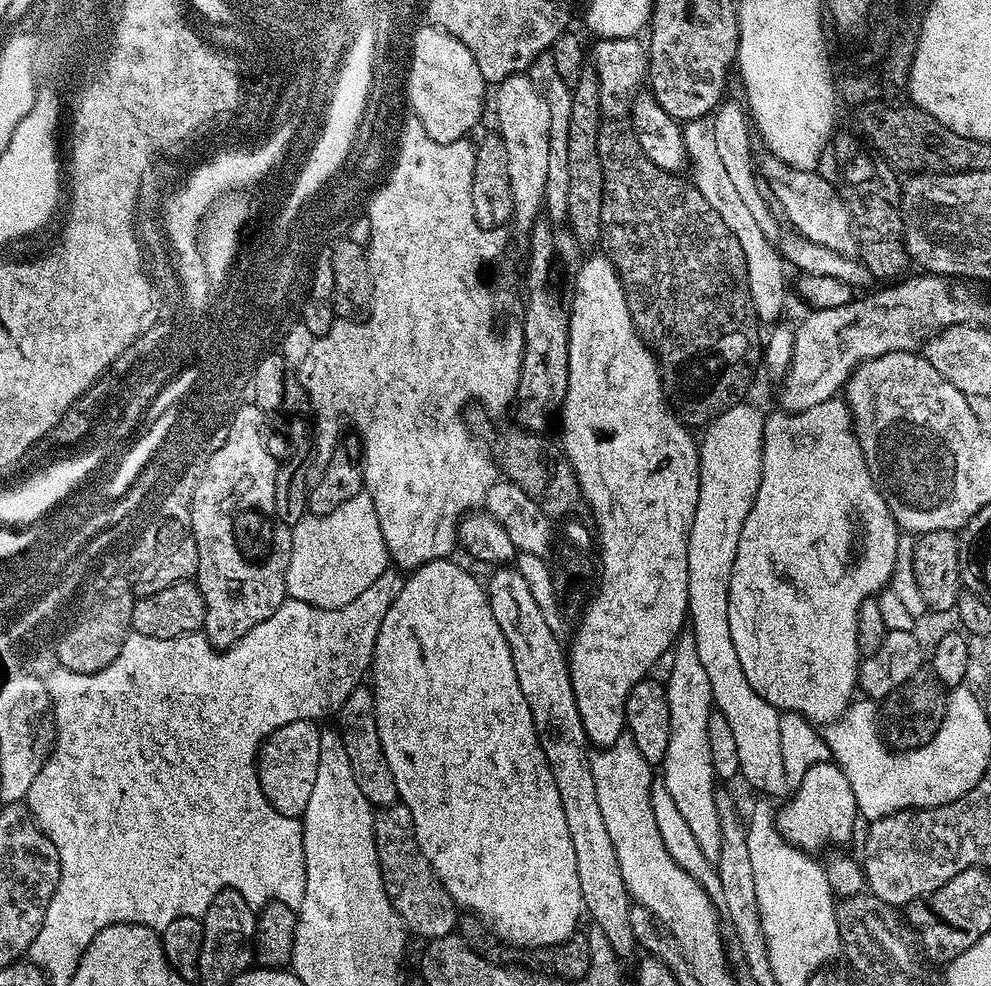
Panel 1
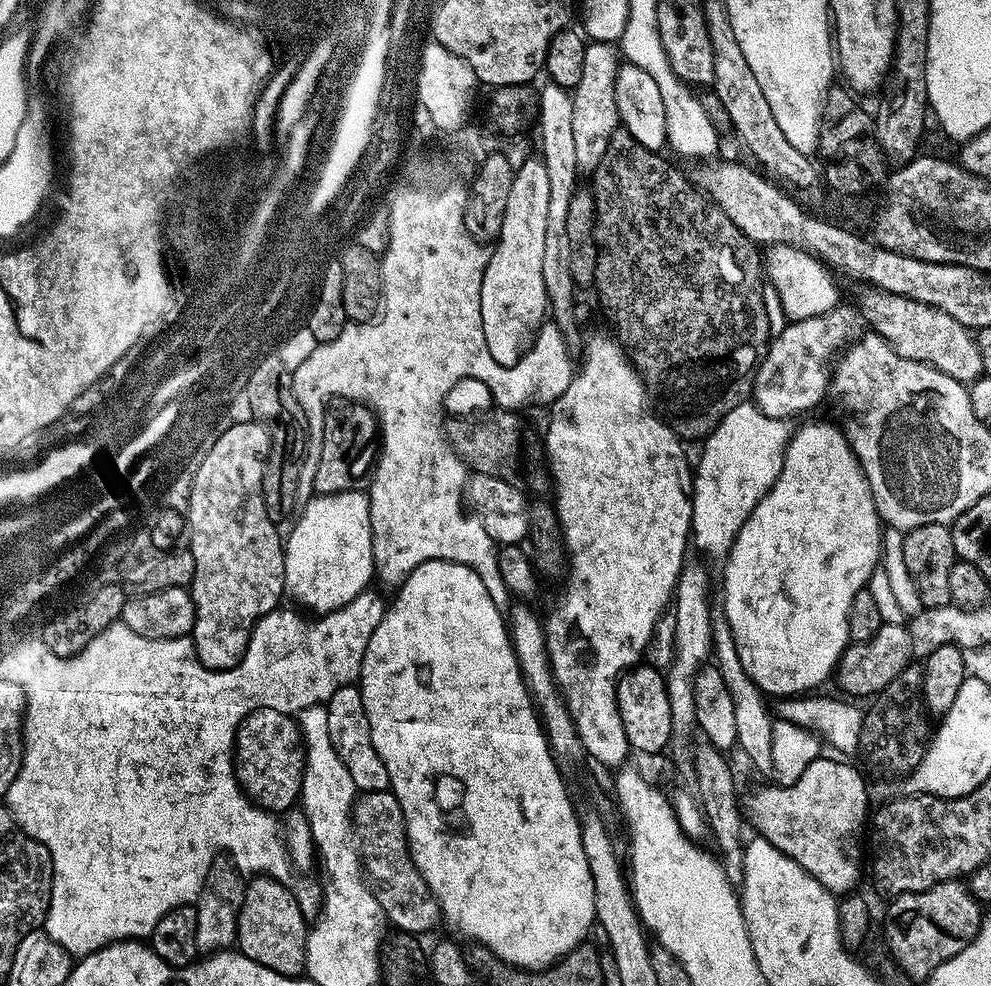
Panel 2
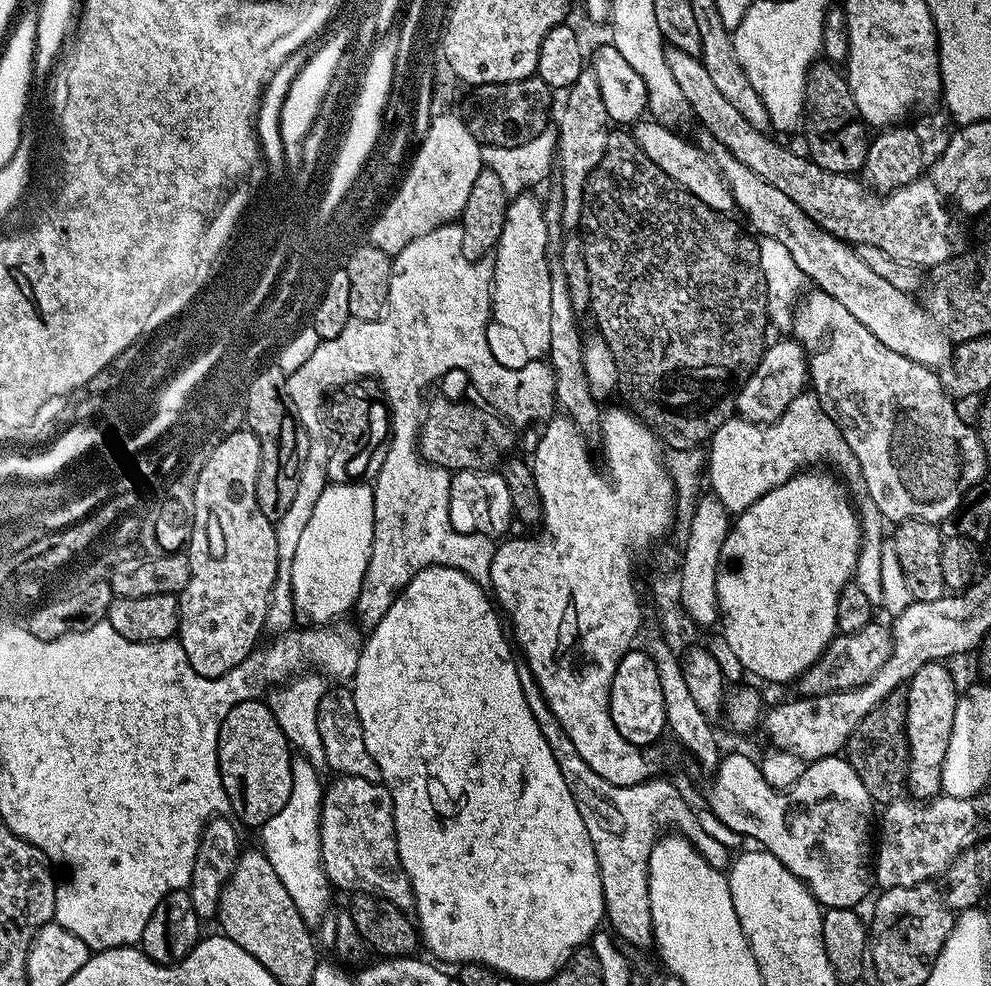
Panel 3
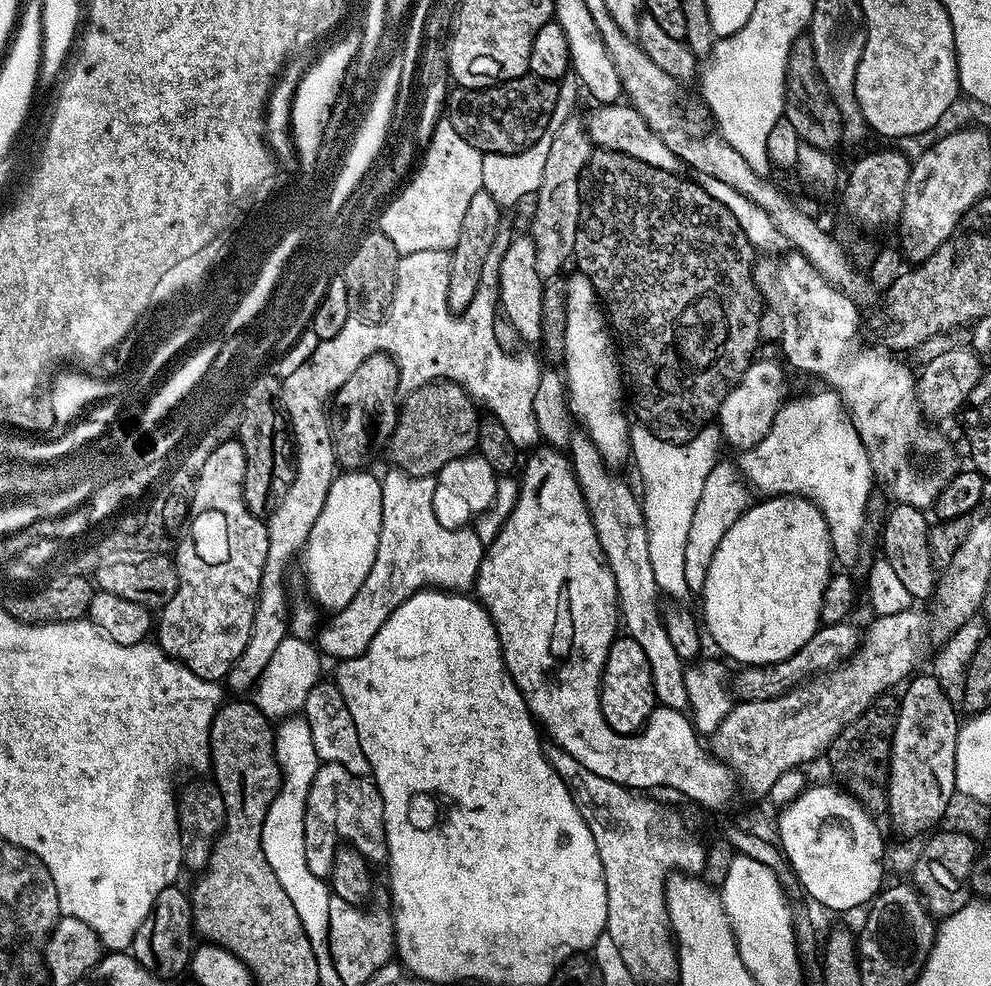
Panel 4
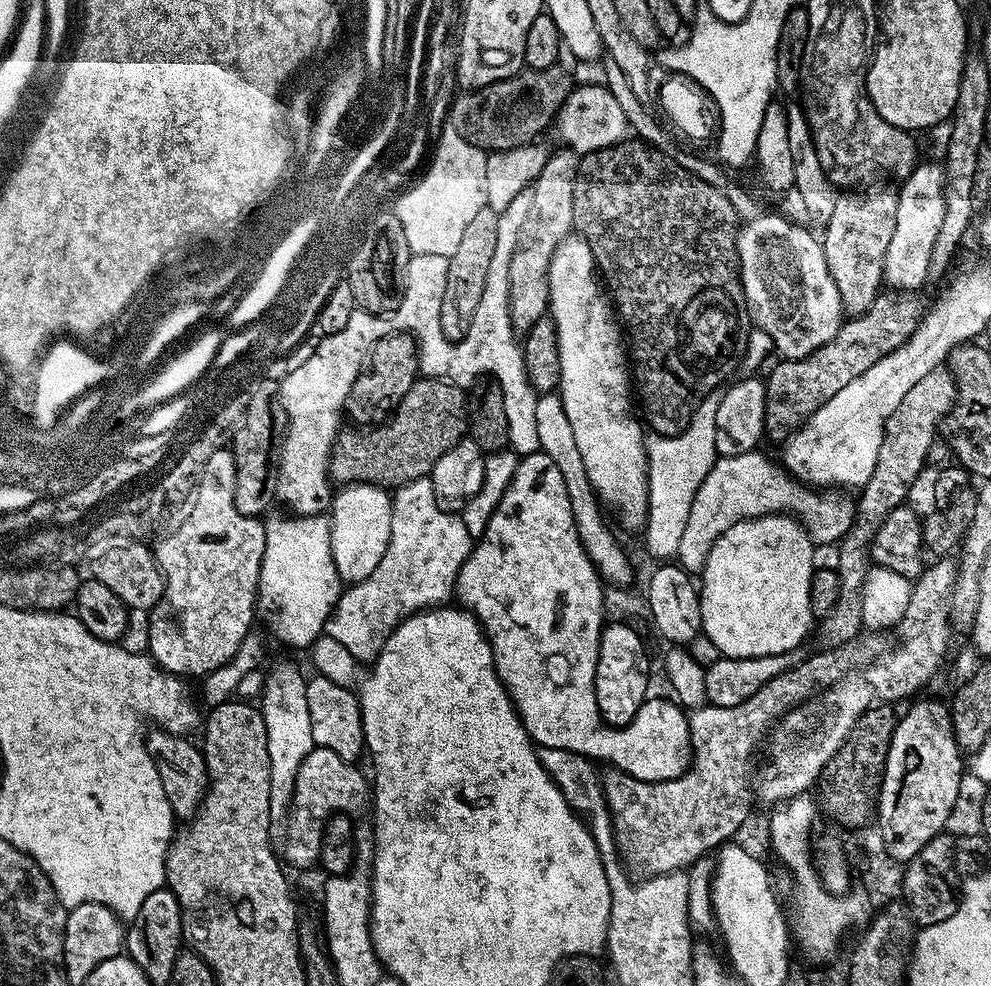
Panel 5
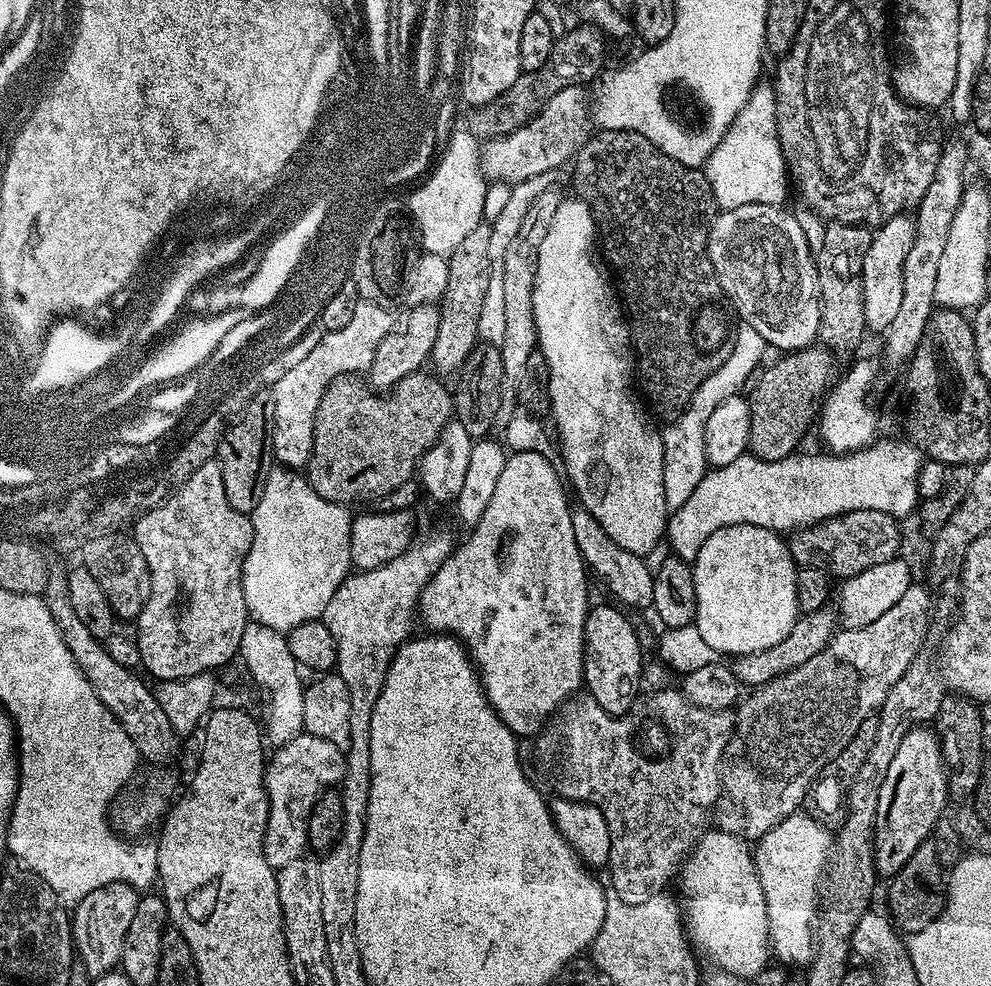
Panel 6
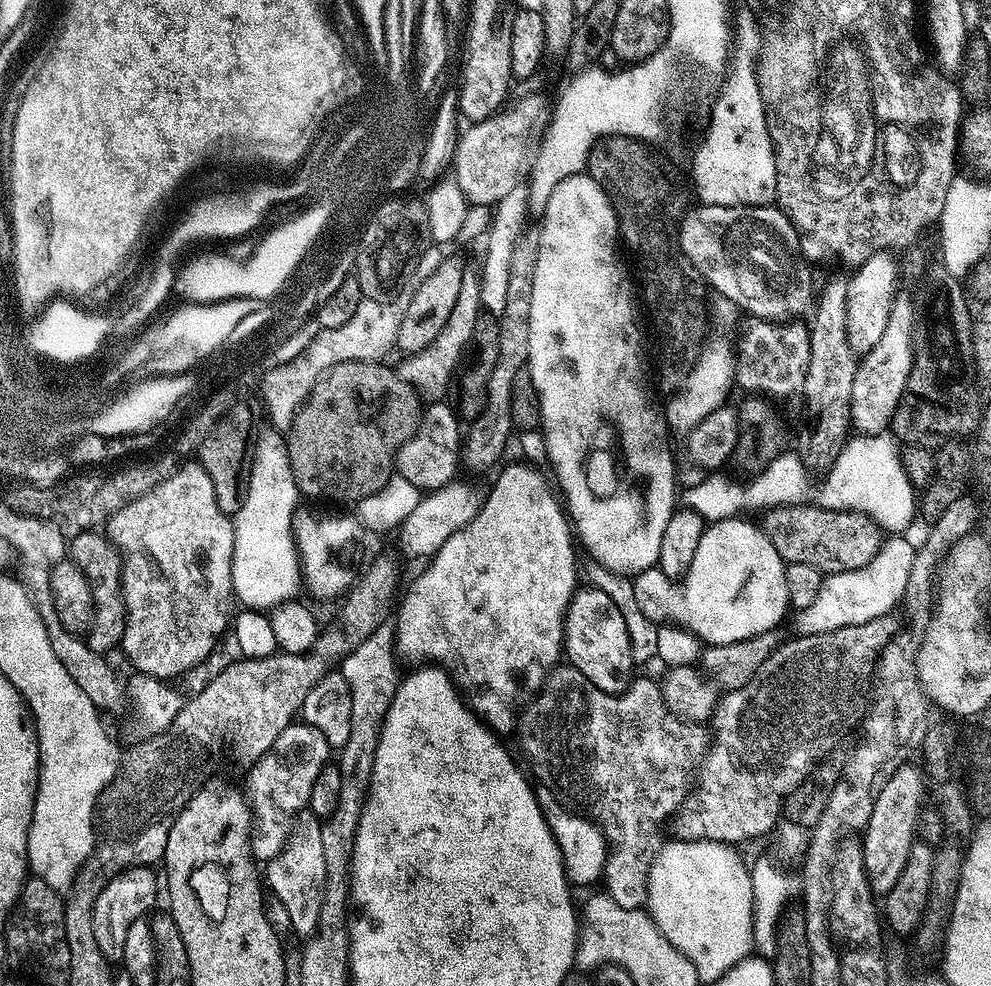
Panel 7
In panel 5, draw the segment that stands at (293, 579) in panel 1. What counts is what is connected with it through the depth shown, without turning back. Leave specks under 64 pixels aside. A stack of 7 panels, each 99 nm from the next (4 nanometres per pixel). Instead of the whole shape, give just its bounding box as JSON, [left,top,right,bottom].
[330,484,392,585]

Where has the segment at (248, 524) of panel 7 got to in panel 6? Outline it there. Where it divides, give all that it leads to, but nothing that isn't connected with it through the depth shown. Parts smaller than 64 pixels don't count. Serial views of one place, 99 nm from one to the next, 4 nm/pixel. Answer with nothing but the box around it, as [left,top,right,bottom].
[242,466,353,633]

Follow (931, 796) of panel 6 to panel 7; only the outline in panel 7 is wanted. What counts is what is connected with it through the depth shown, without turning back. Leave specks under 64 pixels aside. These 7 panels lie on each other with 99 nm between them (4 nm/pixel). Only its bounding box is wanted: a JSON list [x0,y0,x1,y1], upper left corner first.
[862,762,926,898]

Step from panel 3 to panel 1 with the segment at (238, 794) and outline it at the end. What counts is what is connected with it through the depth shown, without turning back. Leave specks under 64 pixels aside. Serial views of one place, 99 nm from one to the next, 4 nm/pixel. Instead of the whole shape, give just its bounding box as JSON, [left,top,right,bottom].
[256,720,321,810]

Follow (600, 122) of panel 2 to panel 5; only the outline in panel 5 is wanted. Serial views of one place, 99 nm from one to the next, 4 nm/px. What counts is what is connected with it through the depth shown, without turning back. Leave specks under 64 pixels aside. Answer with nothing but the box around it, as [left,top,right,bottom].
[509,150,578,334]

